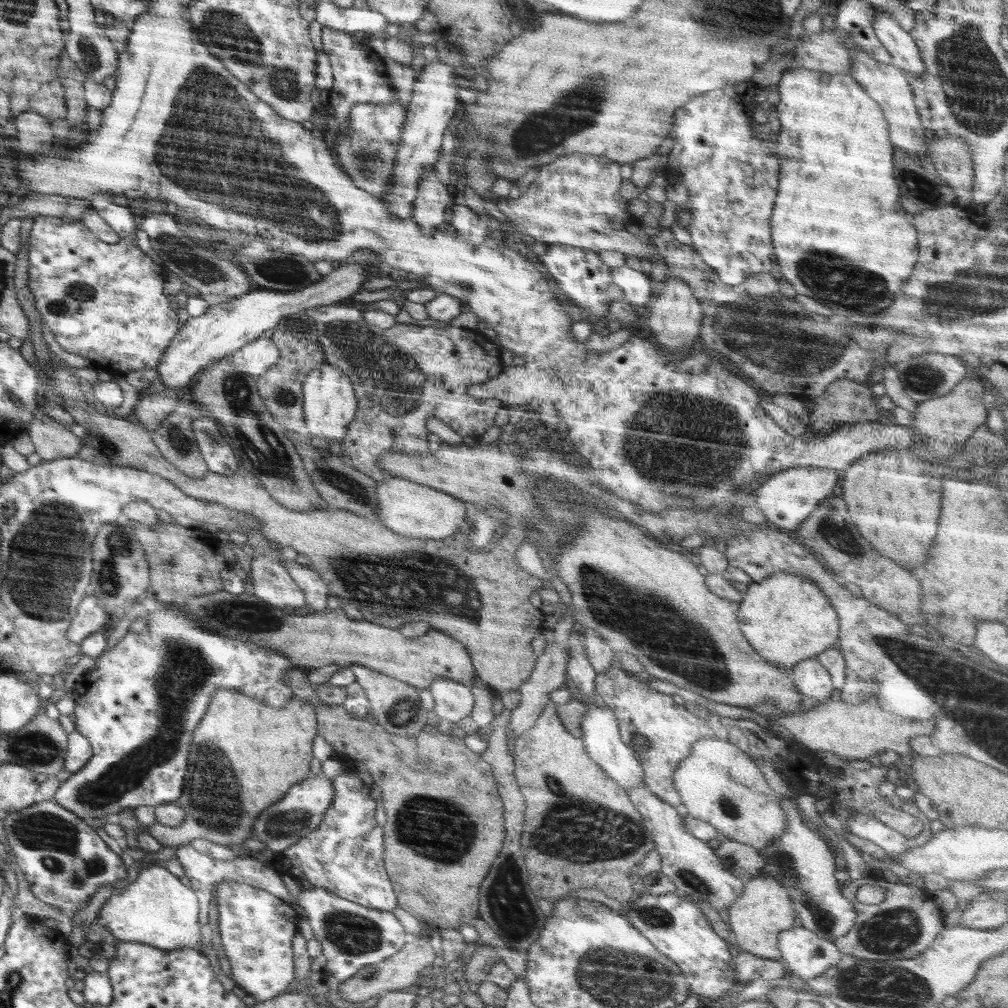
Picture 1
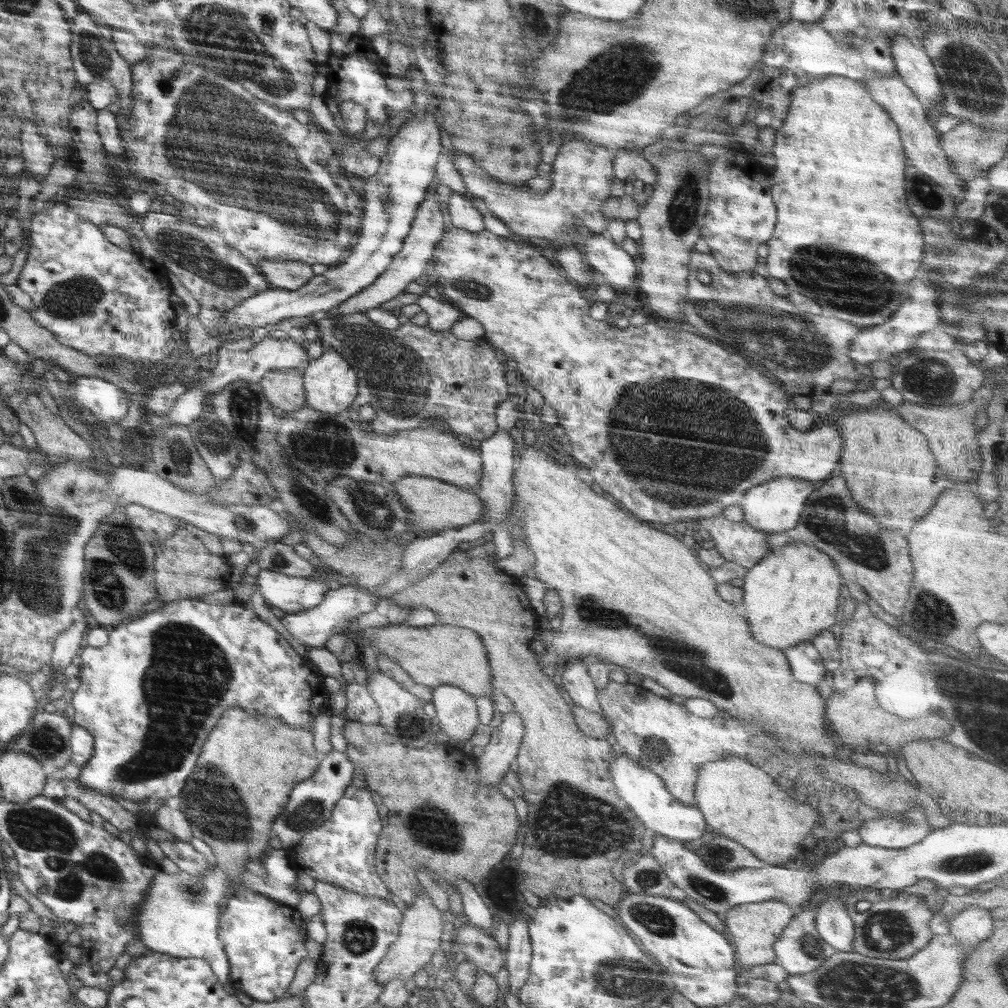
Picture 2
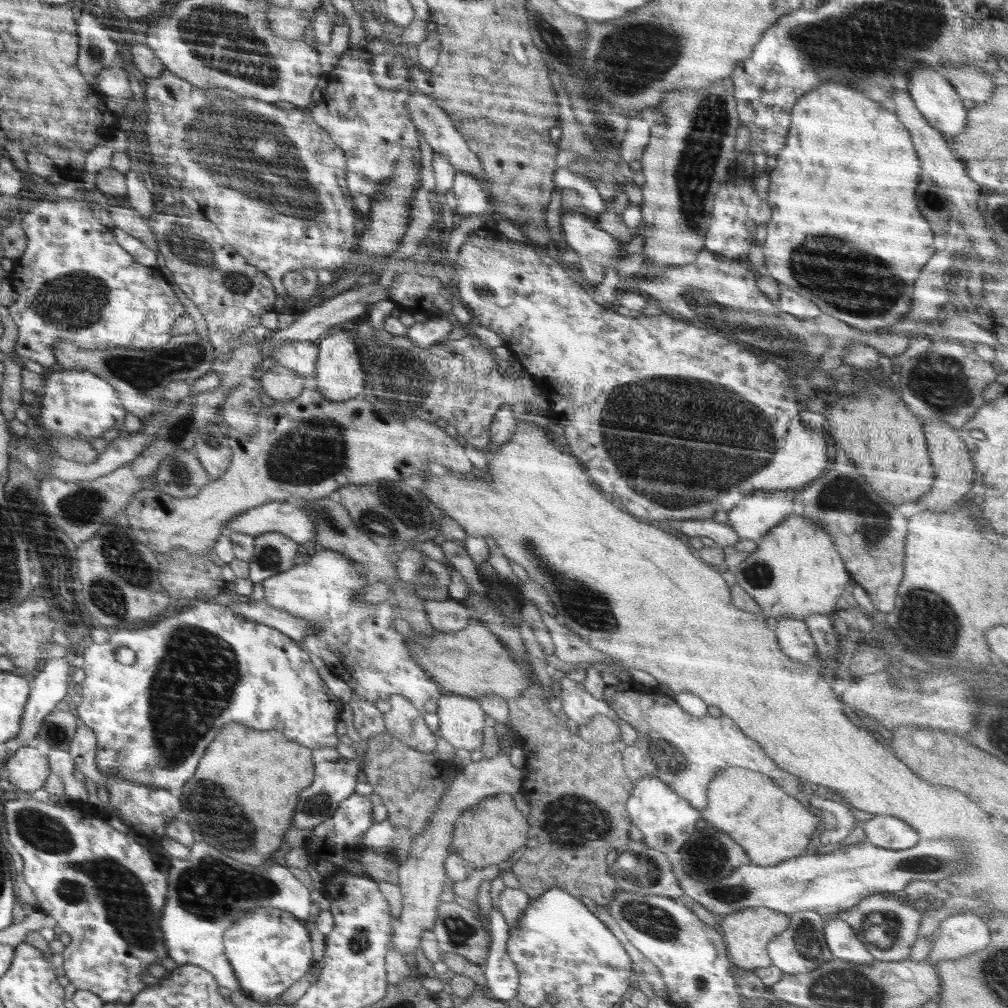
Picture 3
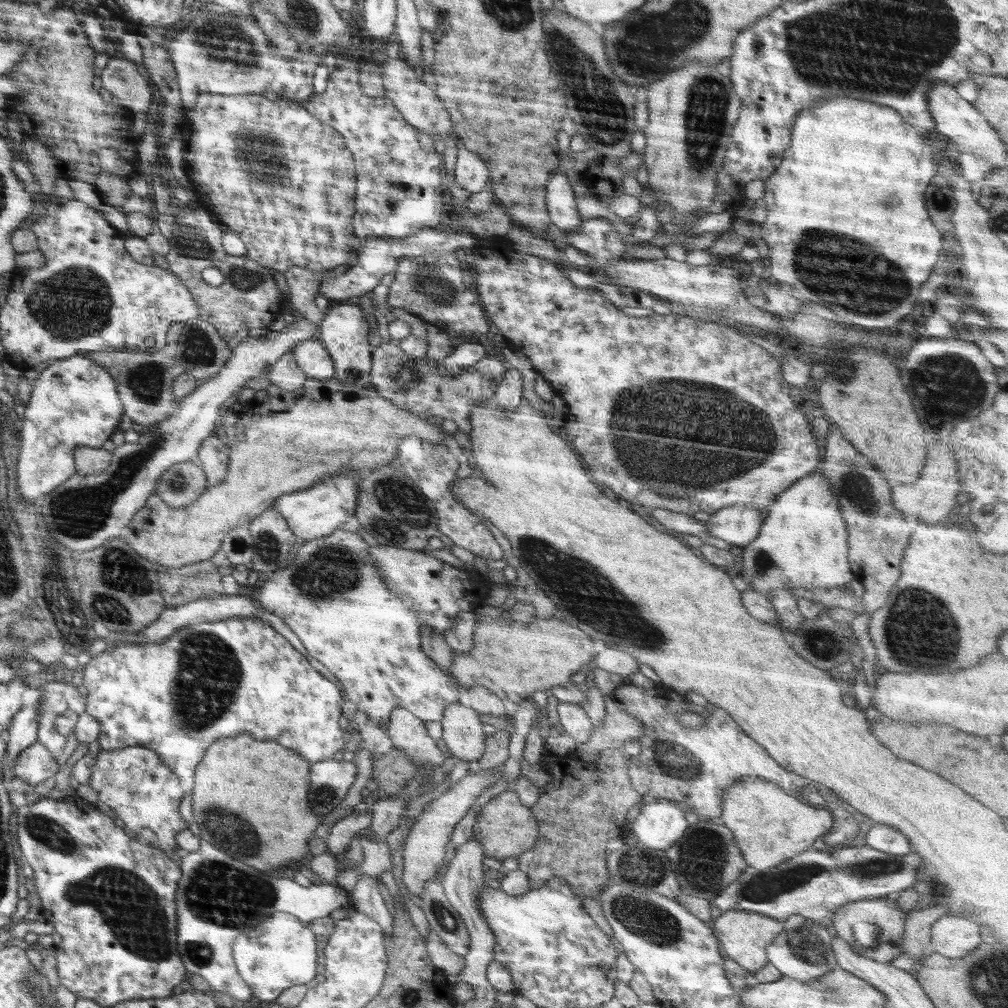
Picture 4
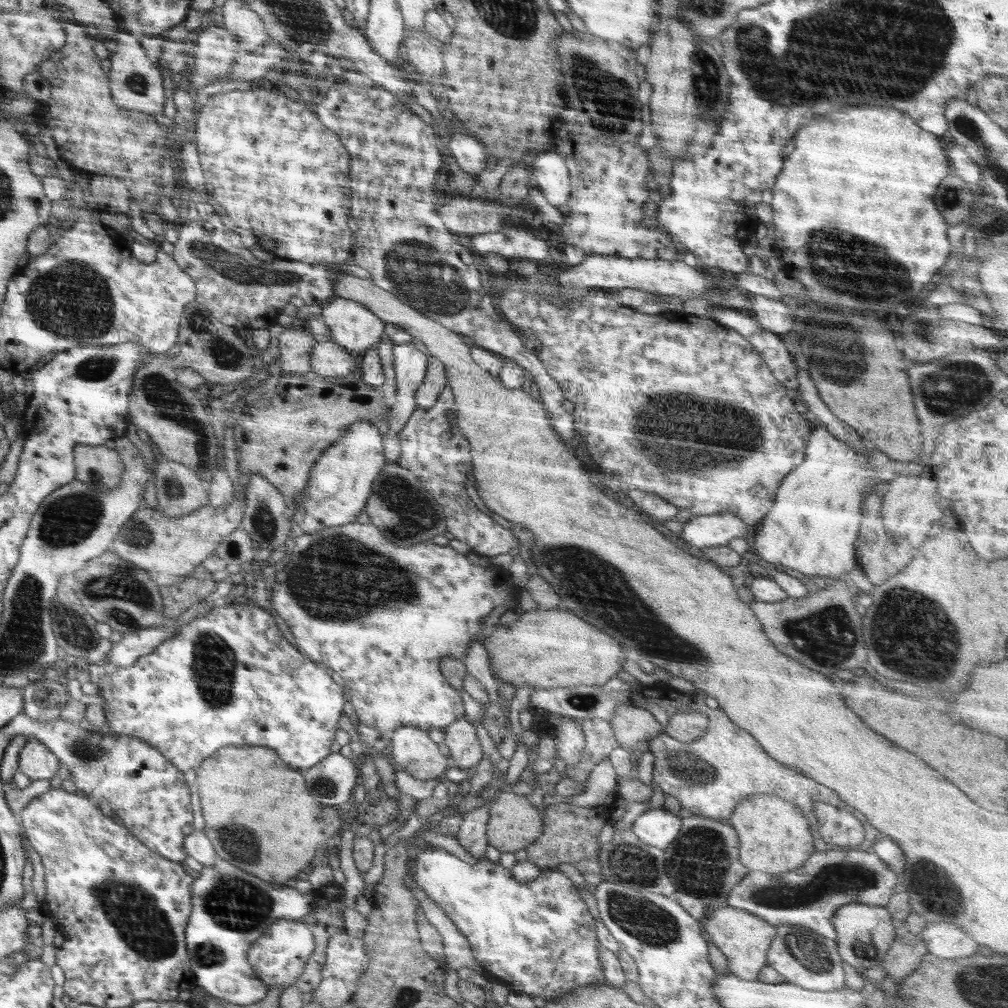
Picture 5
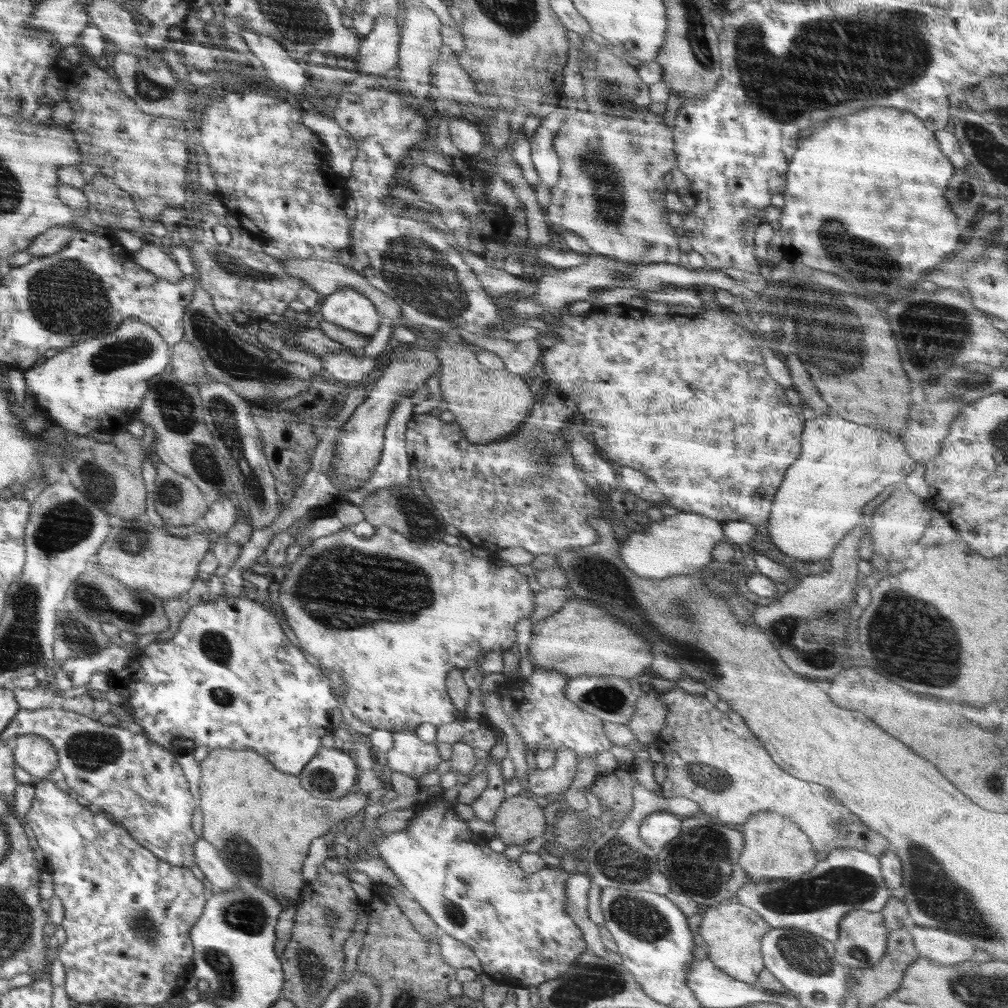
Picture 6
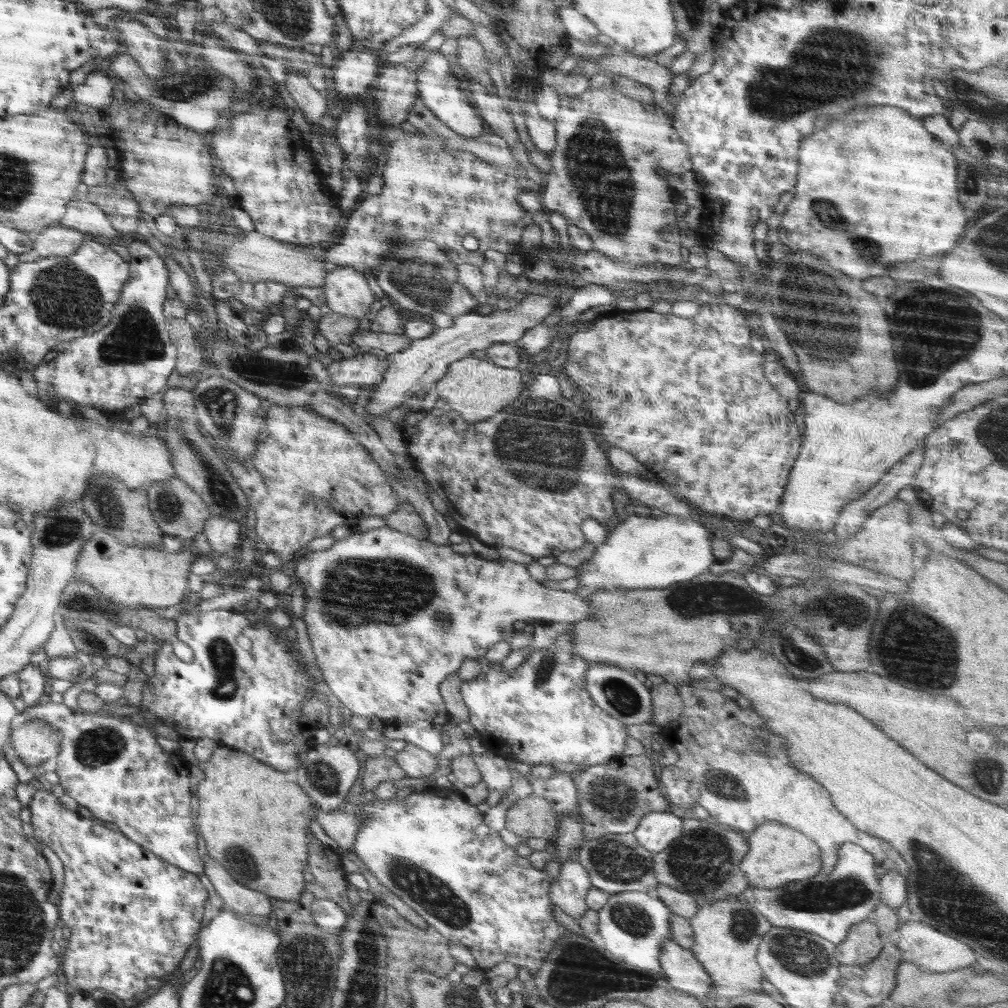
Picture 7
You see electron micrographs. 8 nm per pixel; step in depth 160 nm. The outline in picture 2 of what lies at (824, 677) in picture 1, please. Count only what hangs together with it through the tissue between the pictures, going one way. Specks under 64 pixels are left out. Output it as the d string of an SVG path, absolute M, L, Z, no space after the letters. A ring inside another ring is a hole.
M805 640L796 646L791 646L784 650L784 654L790 662L790 668L796 680L816 686L825 683L826 669L812 640Z

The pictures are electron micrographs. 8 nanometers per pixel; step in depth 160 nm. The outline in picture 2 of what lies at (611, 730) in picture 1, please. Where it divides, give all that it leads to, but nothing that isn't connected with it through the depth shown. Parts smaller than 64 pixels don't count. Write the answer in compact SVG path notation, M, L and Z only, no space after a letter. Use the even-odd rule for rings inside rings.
M612 749L613 757L609 764L611 777L618 794L640 819L646 830L653 835L664 836L674 841L694 844L709 830L704 815L696 805L686 805L674 798L664 786L664 781L651 770L636 764L624 752L616 755Z

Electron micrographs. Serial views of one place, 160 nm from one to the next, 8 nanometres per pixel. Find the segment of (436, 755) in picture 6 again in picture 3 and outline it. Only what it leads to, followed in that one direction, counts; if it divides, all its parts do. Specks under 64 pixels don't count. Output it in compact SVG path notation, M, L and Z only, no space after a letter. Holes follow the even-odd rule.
M390 696L390 710L383 714L385 731L420 752L432 754L438 739L426 726L418 709L404 696Z

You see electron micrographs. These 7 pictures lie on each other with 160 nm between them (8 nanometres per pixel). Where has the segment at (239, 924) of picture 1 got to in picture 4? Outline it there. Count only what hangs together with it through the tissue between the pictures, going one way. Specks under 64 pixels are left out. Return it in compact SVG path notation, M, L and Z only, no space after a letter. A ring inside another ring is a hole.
M277 912L265 918L259 925L246 929L232 943L232 956L238 974L252 989L253 996L264 1002L274 1002L279 994L294 985L311 985L317 980L318 943L308 923L303 923L293 914Z

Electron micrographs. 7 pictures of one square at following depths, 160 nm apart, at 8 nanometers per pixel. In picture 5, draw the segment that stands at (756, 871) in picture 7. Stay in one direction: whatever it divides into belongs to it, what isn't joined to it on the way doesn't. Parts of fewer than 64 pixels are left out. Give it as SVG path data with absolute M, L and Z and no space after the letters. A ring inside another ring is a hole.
M755 794L749 796L746 800L738 802L736 810L725 822L736 831L740 840L740 862L750 871L780 874L796 870L815 851L814 840L818 842L817 838L810 836L810 834L815 834L813 833L813 821L806 820L804 814L792 802L786 802L786 800L776 795Z

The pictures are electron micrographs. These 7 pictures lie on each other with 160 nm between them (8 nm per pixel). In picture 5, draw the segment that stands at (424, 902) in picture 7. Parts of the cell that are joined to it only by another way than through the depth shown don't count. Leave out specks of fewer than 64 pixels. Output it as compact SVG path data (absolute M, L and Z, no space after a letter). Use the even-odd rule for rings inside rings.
M420 843L422 846L422 853L416 857L412 874L415 886L420 887L436 904L439 904L450 917L450 920L458 927L458 930L465 934L465 937L470 943L473 957L478 964L483 968L484 972L490 971L492 974L501 978L502 983L506 984L511 992L528 994L528 996L540 996L545 1001L557 1000L565 994L569 994L579 986L596 986L603 982L603 969L599 959L599 938L596 934L597 920L592 917L588 911L588 905L580 896L579 890L574 886L571 879L568 879L562 871L553 869L550 872L540 873L532 882L522 883L513 878L512 871L509 868L503 867L500 863L494 865L485 856L478 856L478 864L470 865L465 863L460 858L448 853L445 849L431 844Z

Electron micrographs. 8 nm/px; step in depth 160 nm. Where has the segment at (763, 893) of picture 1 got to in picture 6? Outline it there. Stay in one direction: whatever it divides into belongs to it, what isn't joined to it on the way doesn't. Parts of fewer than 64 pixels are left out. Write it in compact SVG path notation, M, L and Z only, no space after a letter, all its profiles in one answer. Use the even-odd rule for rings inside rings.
M733 899L708 908L702 914L699 933L708 945L708 959L721 971L736 980L756 985L758 974L765 968L761 940L770 929L771 926L755 910Z

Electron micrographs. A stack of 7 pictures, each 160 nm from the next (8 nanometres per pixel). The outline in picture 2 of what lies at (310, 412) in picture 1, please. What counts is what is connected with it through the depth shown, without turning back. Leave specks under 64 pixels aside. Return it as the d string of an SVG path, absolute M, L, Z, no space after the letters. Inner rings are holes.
M333 348L326 350L317 360L310 360L302 371L306 404L314 410L330 415L344 413L357 397L356 371L342 358L342 354L336 353Z

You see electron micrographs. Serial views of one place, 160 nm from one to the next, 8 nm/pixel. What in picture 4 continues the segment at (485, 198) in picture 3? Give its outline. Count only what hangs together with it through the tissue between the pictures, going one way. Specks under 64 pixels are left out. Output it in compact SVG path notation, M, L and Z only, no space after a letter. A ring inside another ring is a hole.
M463 146L458 147L455 181L471 194L480 192L490 183L487 163L478 154L470 152Z

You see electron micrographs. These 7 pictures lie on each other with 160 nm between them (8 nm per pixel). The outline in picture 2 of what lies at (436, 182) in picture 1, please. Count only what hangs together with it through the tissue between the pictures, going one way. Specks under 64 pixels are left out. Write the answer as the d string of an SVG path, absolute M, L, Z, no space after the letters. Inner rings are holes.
M430 194L426 197L424 202L420 202L420 206L418 206L416 212L416 218L411 222L409 233L403 240L402 250L400 250L398 254L395 254L388 268L383 273L380 273L380 276L370 286L361 289L358 294L351 296L340 306L323 312L322 315L324 317L340 318L340 316L350 314L351 312L364 313L371 308L380 307L381 304L404 293L406 286L408 286L411 281L429 270L431 264L430 260L433 258L434 247L439 244L442 235L446 231L442 220L443 215L440 210L440 200L438 194L435 194L435 196Z

